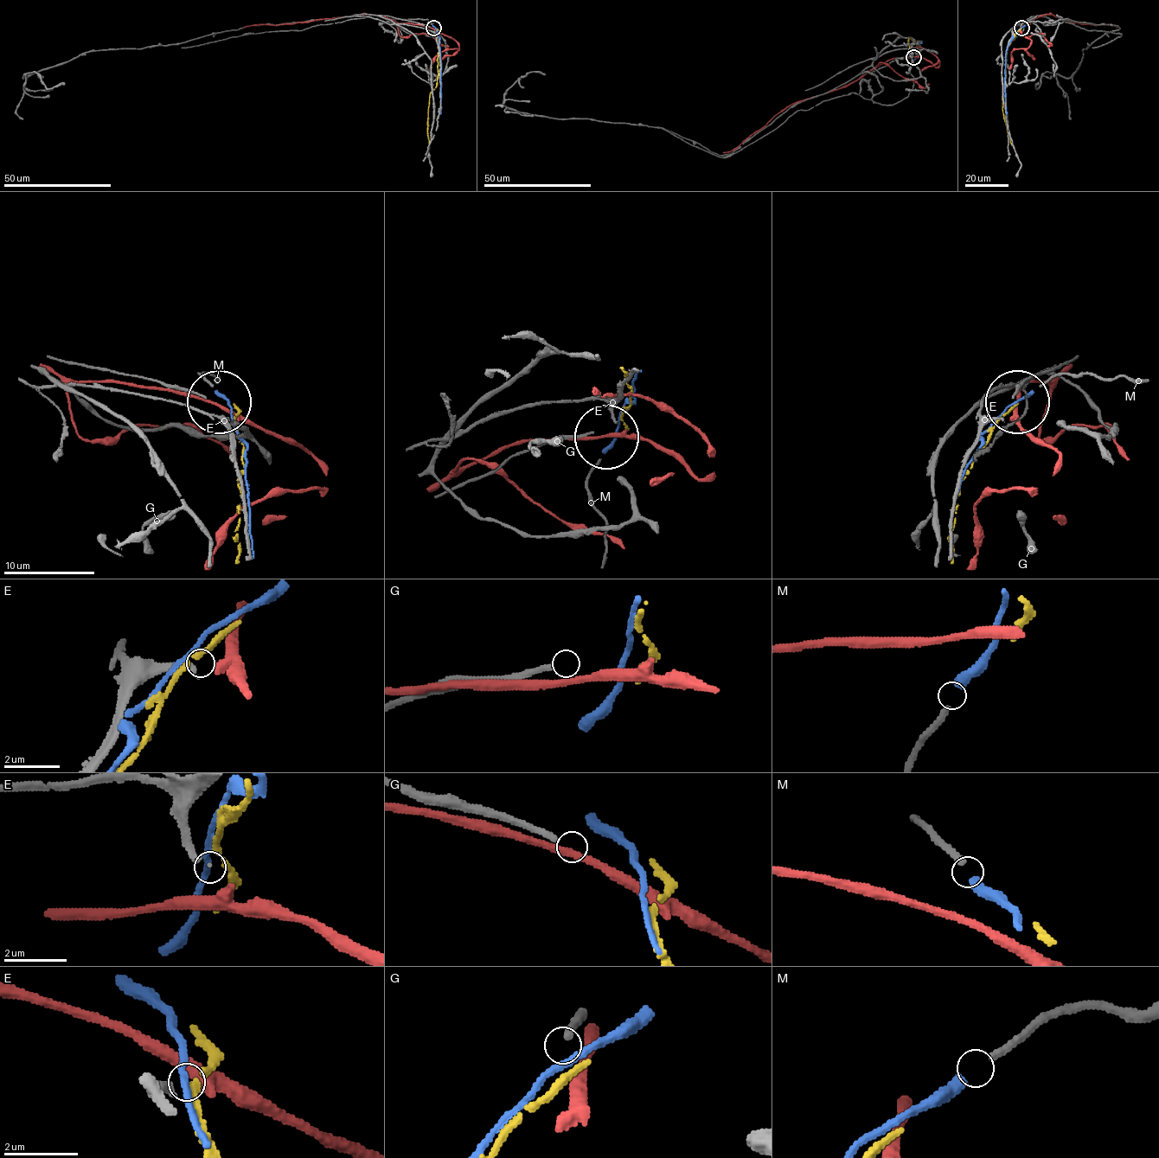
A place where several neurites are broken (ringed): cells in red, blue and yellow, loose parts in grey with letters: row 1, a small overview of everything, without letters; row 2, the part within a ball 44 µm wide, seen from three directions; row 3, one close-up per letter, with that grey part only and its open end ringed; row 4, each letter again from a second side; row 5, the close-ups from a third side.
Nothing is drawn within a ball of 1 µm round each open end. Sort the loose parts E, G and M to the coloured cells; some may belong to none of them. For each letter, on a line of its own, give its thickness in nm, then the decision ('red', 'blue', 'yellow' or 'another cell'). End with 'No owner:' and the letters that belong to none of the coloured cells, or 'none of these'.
E: 240 nm | another cell
G: 200 nm | another cell
M: 200 nm | blue
No owner: E, G

